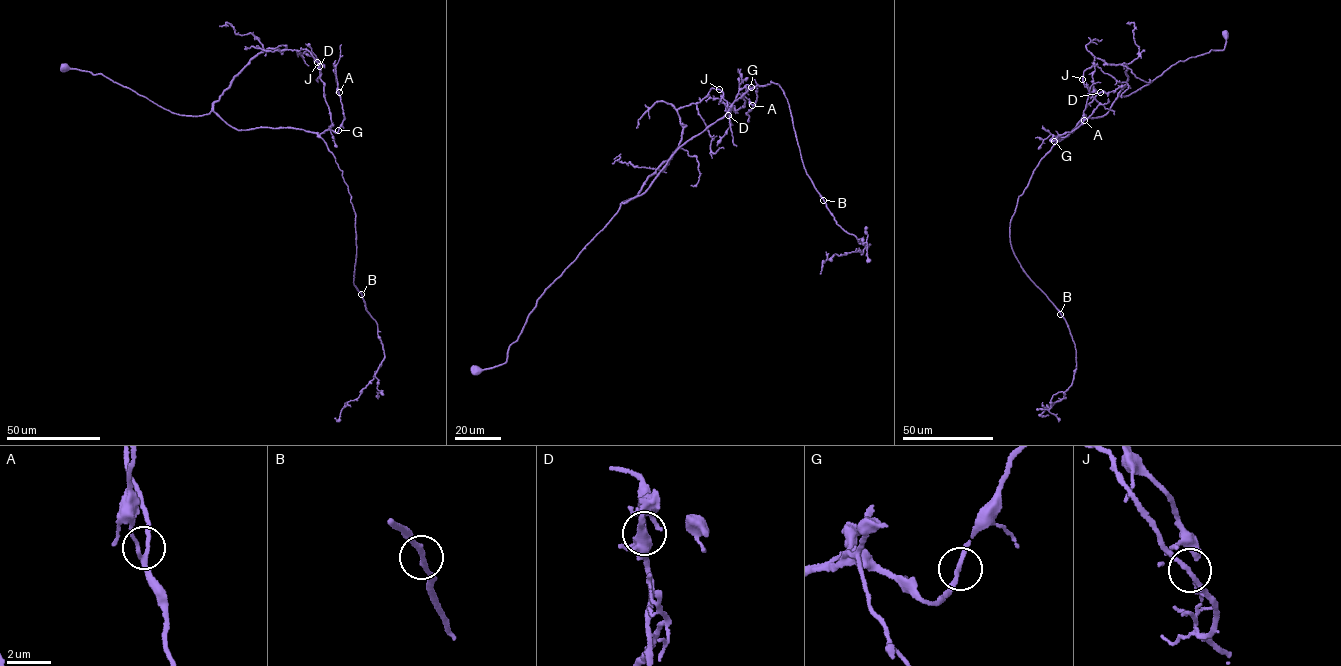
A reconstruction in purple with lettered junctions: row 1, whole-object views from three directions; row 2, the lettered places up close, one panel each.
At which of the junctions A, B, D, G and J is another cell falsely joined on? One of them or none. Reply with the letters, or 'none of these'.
none of these

